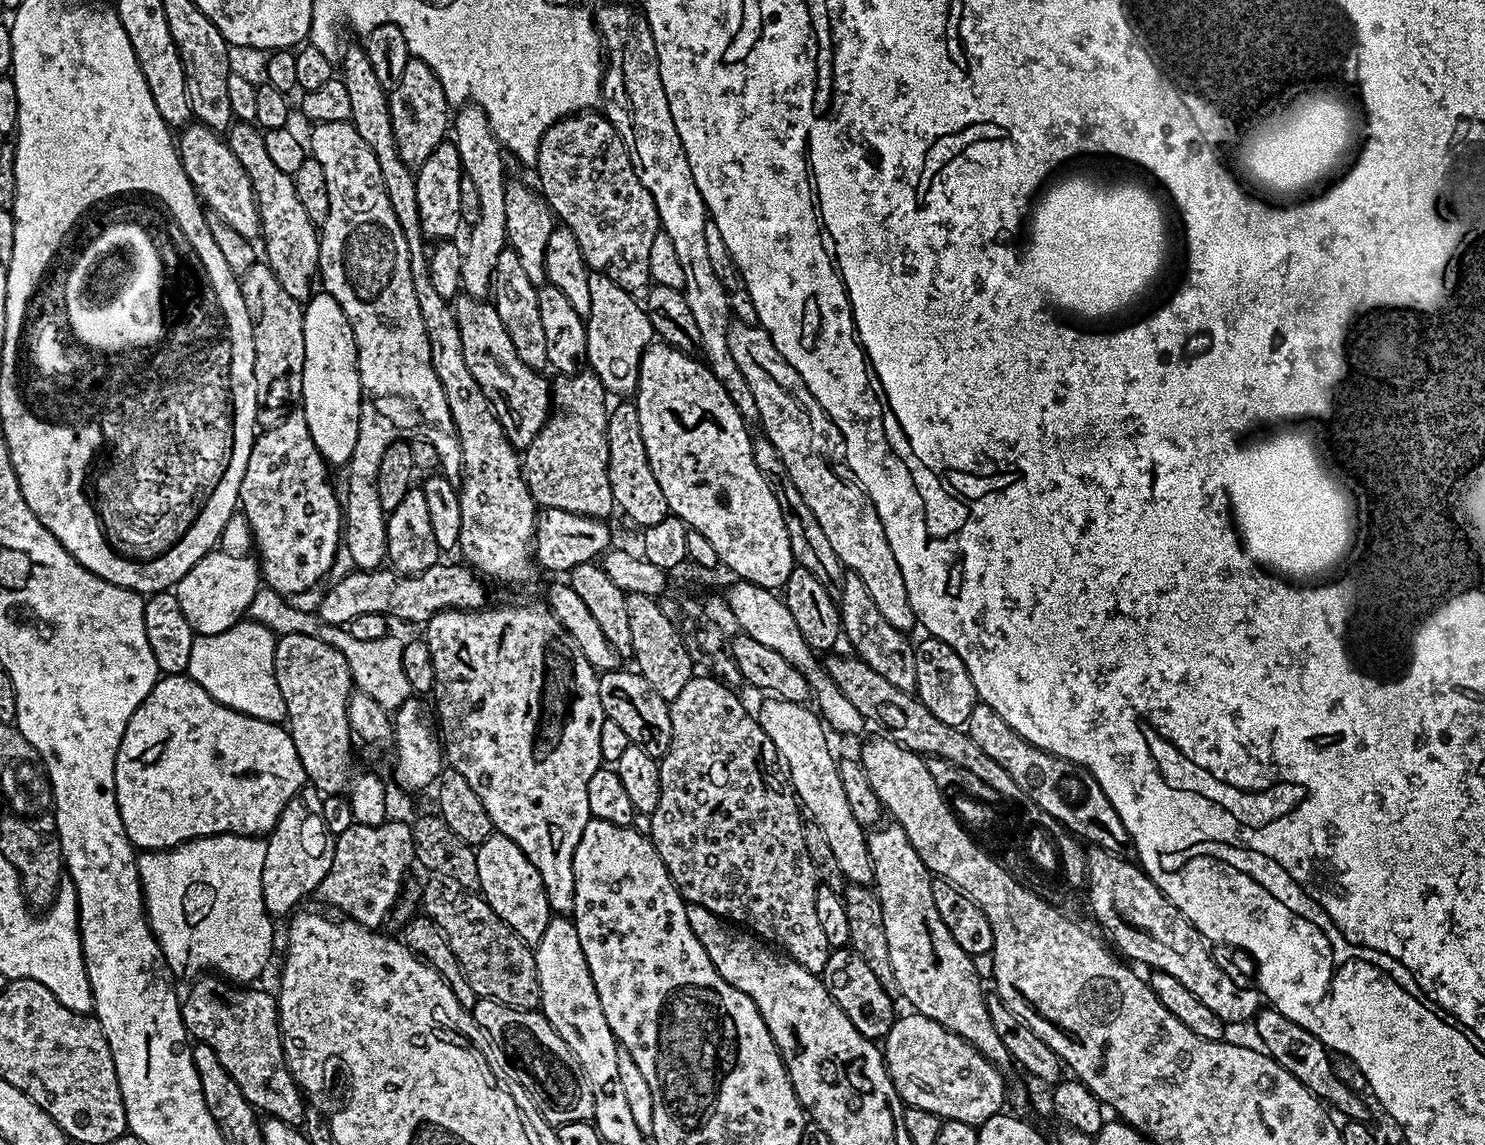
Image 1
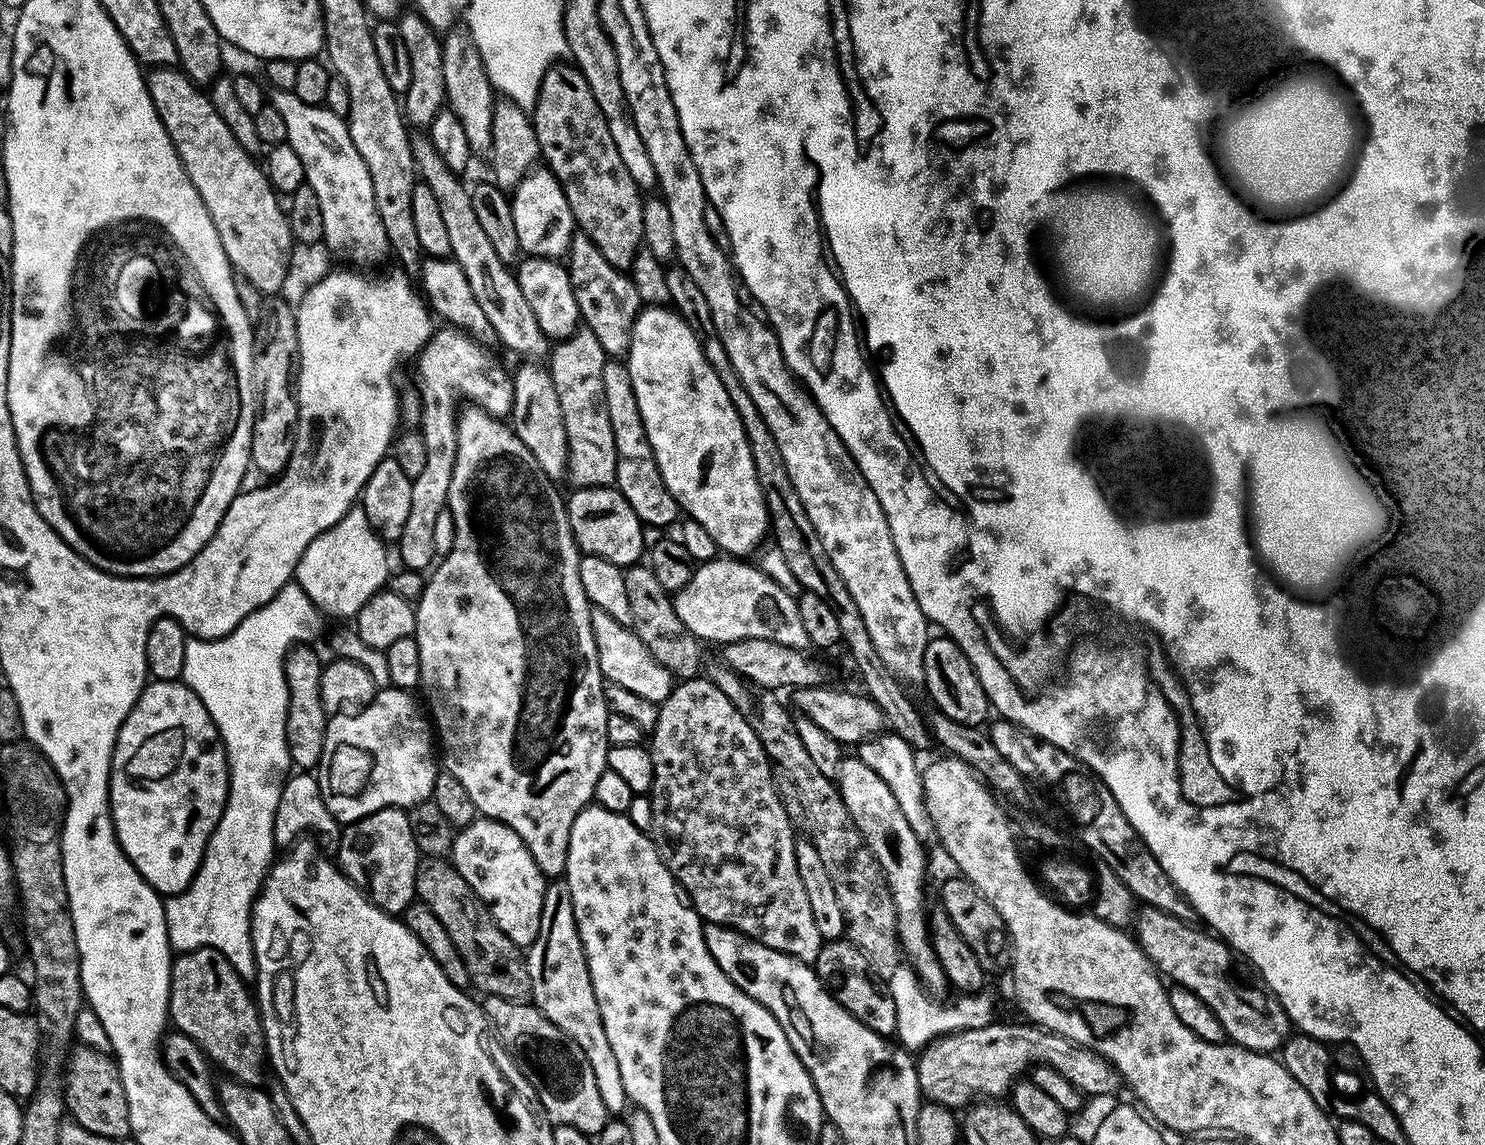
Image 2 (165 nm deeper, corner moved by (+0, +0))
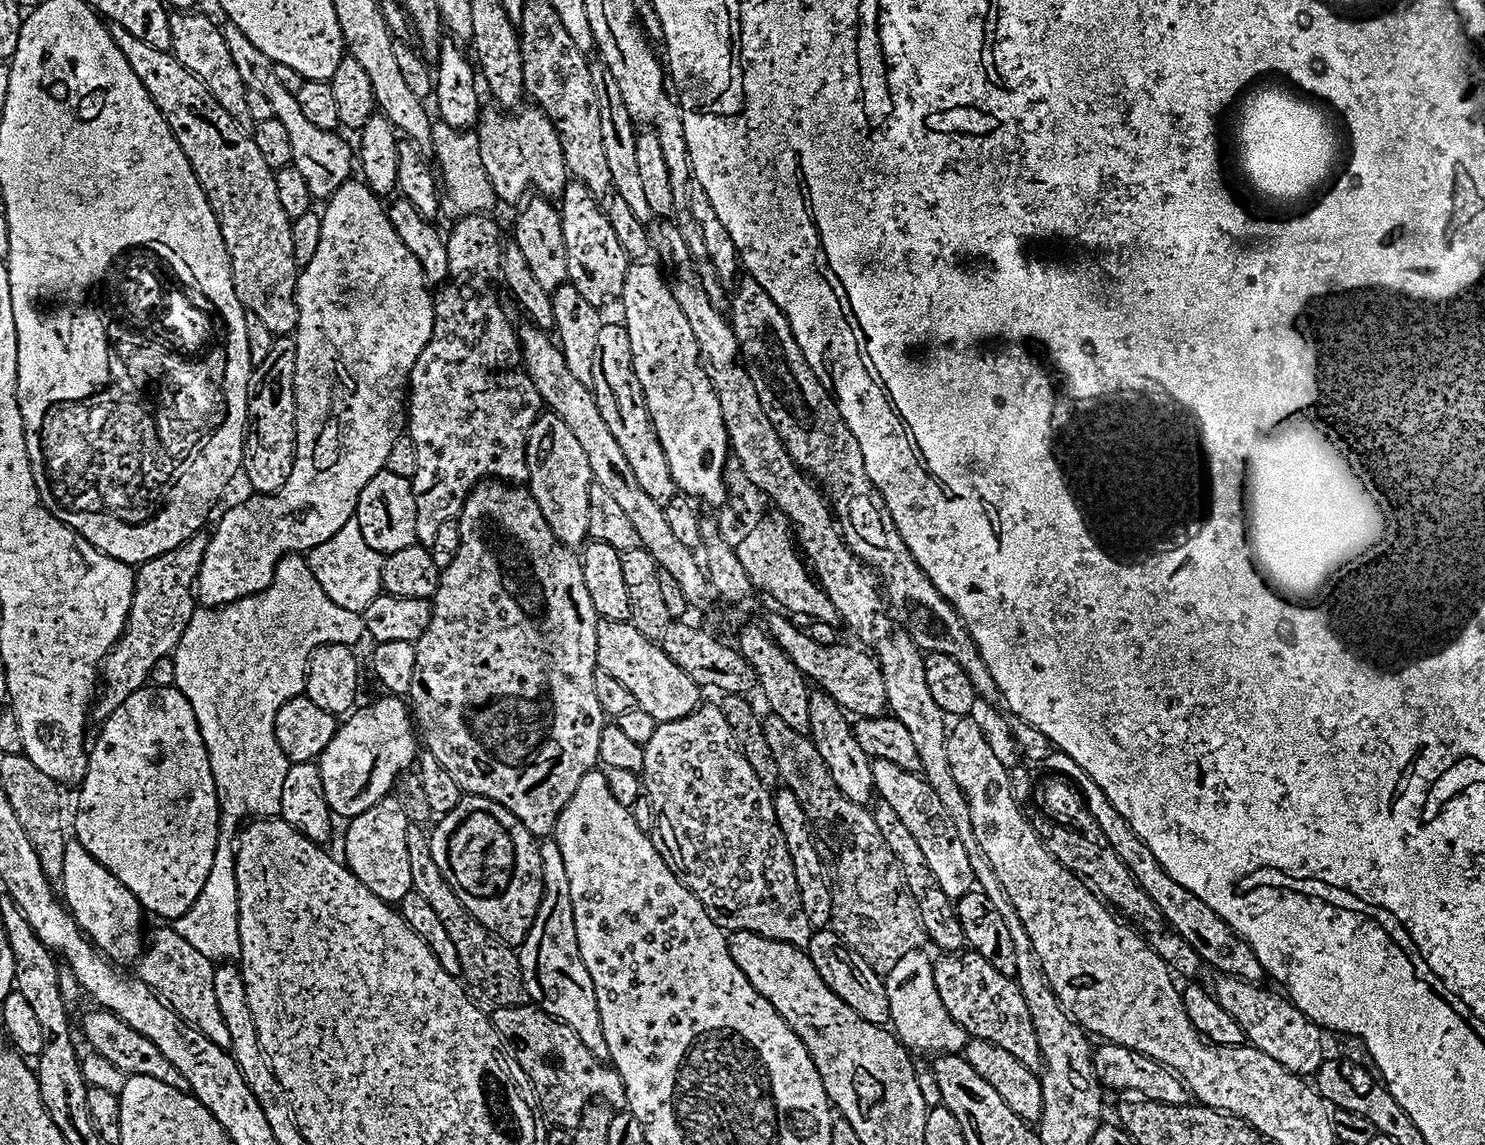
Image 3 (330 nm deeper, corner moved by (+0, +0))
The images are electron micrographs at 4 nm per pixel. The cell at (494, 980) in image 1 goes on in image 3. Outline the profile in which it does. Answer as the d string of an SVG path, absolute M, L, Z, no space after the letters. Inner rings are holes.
M409 827L406 834L406 850L410 850L410 870L412 871L412 887L434 910L438 910L438 918L442 918L442 926L446 926L454 947L458 949L458 962L462 962L462 976L469 985L473 984L480 992L485 992L500 1006L525 1003L526 993L524 979L520 969L519 955L503 940L493 936L491 930L482 926L460 905L456 892L446 882L442 870L434 862L434 854L430 854L429 833L423 827Z

